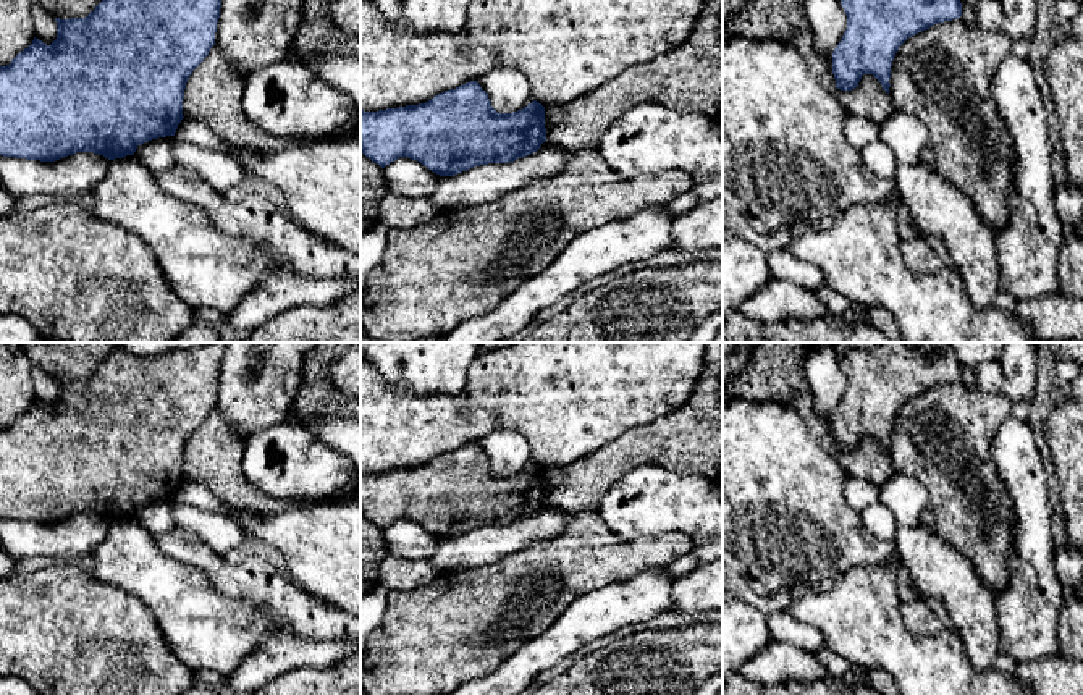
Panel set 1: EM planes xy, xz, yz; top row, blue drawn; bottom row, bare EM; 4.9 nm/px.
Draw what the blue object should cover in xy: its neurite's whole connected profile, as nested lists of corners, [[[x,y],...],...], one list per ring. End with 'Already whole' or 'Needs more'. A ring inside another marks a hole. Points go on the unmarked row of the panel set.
[[[207,343],[186,351],[162,352],[157,356],[134,356],[121,348],[113,349],[105,360],[86,380],[70,380],[57,383],[57,401],[47,407],[36,401],[19,414],[10,427],[0,428],[0,517],[55,524],[76,514],[94,514],[108,522],[134,517],[136,511],[152,501],[175,498],[183,478],[184,451],[192,433],[204,423],[215,407],[217,385],[226,343]]]. Already whole

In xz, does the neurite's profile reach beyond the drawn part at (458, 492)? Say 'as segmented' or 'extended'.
as segmented

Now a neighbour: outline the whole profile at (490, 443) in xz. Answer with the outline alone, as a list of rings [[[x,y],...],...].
[[[512,428],[495,430],[482,436],[477,444],[498,475],[522,472],[535,462],[527,440]]]

